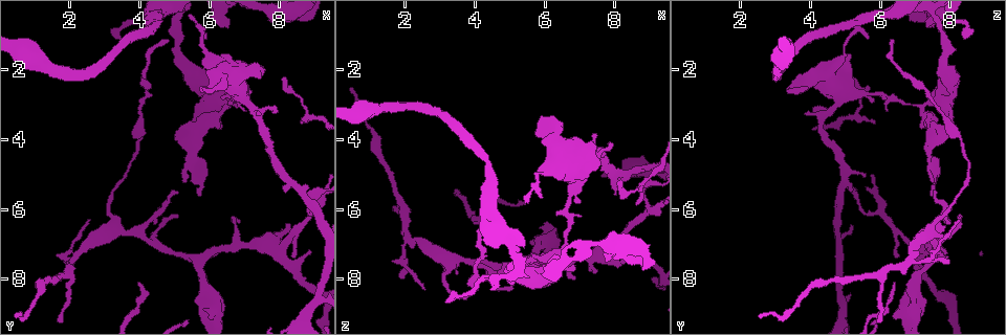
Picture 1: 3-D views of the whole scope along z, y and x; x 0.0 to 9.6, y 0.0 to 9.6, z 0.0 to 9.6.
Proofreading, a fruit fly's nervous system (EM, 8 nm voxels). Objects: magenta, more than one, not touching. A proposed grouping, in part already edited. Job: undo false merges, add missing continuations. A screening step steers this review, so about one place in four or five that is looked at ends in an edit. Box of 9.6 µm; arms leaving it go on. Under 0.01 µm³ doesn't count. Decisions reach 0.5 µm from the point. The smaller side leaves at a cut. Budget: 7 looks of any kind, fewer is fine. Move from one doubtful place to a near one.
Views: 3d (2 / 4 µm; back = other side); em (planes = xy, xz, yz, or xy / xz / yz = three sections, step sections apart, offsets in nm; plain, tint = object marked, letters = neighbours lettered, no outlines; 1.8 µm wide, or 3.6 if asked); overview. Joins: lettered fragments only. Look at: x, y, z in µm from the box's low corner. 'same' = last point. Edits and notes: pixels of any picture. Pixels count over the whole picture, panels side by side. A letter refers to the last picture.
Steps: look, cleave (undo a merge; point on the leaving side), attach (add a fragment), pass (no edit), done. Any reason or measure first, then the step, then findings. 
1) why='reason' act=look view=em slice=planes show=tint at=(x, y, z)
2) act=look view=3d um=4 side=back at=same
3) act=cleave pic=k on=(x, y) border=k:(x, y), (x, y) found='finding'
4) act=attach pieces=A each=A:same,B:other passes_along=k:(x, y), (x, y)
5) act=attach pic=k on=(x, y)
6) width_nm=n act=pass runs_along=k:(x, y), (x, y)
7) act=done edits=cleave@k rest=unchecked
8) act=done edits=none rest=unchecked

act=look view=em slice=xz step=8 show=letters at=(8.60, 3.50, 5.90)

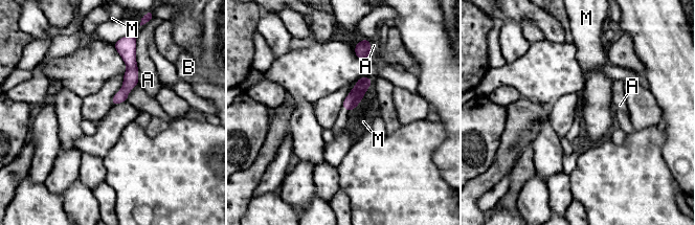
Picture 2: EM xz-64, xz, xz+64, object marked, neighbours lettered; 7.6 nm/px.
width_nm=70 act=pass each=A:other,B:other,M:other runs_along=2:(122, 53), (130, 82), (115, 100) found='no lettered fragment goes on from it'

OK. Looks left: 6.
why='thick turns thin' act=look view=em slice=planes show=letters at=(6.90, 7.05, 7.45)

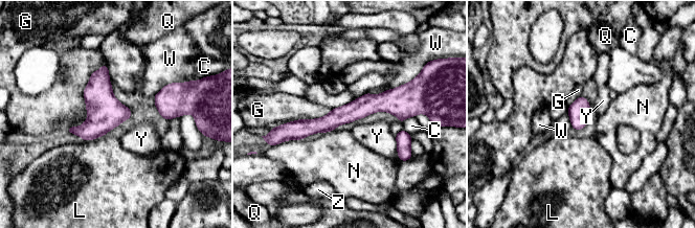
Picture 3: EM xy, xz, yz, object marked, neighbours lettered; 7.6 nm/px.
act=pass each=C:other,G:other,L:other,N:other,Q:other,W:other,Y:other,Z:other border=3:(395, 135), (398, 157), (402, 161) found='continuous, no second neuron'

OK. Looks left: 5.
why='arms part here' act=look view=3d um=2 at=(6.45, 3.00, 7.15)

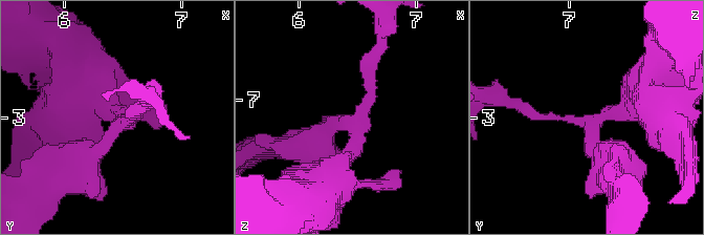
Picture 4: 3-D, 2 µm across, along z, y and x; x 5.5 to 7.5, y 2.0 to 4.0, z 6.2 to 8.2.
arms=4 act=look view=em um=3.6 slice=planes show=letters at=(6.48, 3.04, 7.16)

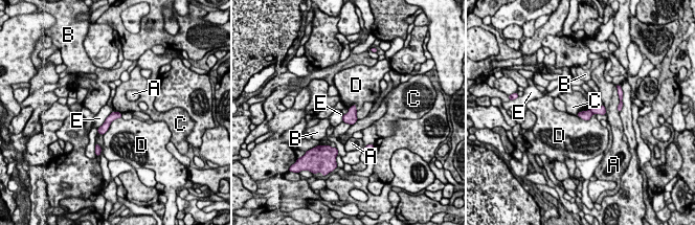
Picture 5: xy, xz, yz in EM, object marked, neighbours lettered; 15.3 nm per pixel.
width_nm=130 longest_contact=D:400nm act=cleave pic=5 on=(585, 115) each=A:other,B:other,C:other,D:other,E:other found='a second neuron is stuck on'

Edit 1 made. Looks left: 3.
act=done edits=cleave@5 rest=unchecked

